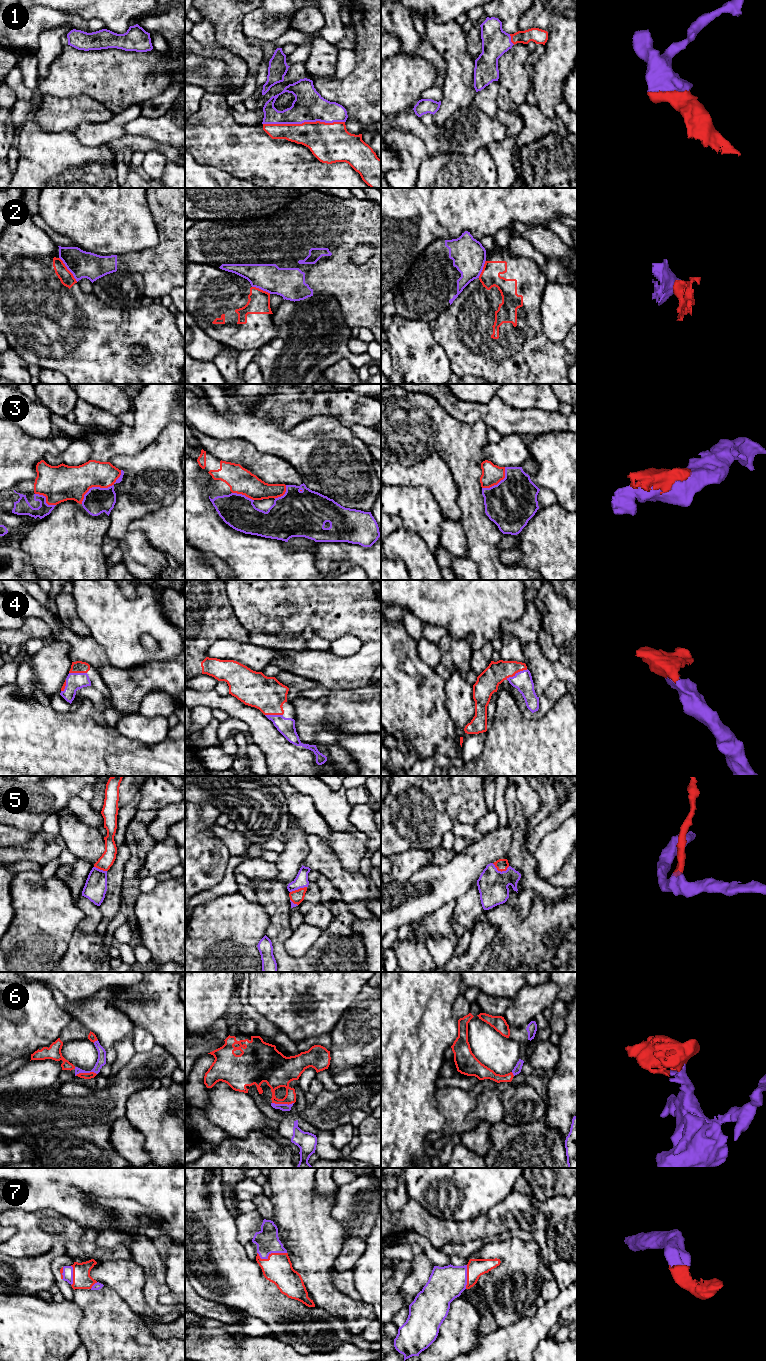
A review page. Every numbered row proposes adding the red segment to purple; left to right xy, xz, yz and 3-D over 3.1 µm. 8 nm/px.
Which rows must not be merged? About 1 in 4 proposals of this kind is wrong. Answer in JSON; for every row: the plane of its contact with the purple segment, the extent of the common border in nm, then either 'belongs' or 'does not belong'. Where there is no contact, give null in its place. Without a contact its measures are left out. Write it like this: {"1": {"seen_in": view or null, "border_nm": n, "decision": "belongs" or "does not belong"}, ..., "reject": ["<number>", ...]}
{"1": {"seen_in": "xz", "border_nm": 650, "decision": "belongs"}, "2": {"seen_in": "xy", "border_nm": 240, "decision": "does not belong"}, "3": {"seen_in": "xy", "border_nm": 420, "decision": "belongs"}, "4": {"seen_in": "yz", "border_nm": 190, "decision": "belongs"}, "5": {"seen_in": "yz", "border_nm": 150, "decision": "belongs"}, "6": {"seen_in": "xz", "border_nm": 180, "decision": "belongs"}, "7": {"seen_in": "xz", "border_nm": 240, "decision": "belongs"}, "reject": ["2"]}

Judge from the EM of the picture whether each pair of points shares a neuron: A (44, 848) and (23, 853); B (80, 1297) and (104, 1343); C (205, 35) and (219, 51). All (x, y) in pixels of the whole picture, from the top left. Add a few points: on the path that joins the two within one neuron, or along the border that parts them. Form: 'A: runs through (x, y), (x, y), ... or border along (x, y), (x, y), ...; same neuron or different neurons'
A: runs through (39, 851), (28, 853); same neuron
B: runs through (91, 1308), (104, 1321), (104, 1332); same neuron
C: border along (195, 39), (203, 44), (214, 41); different neurons

